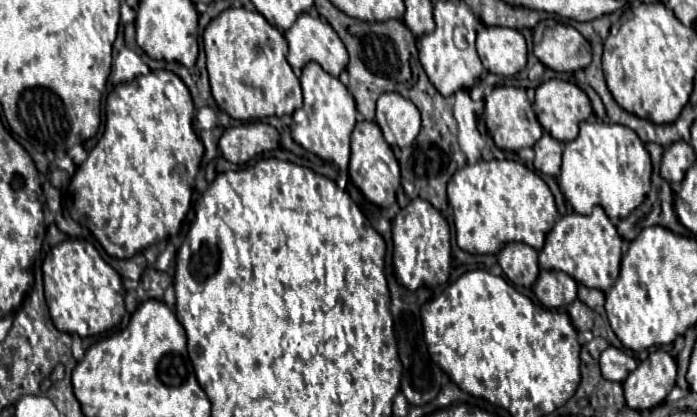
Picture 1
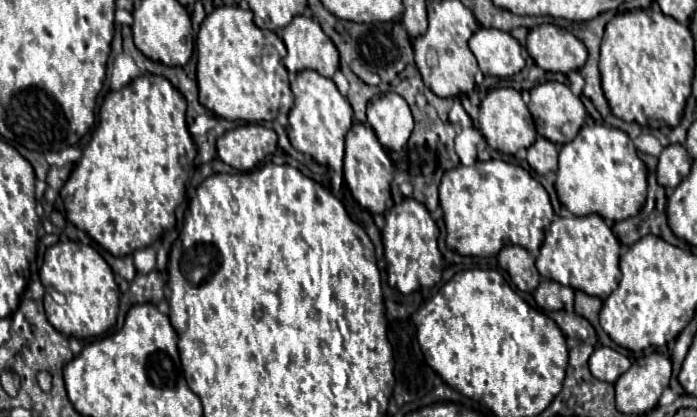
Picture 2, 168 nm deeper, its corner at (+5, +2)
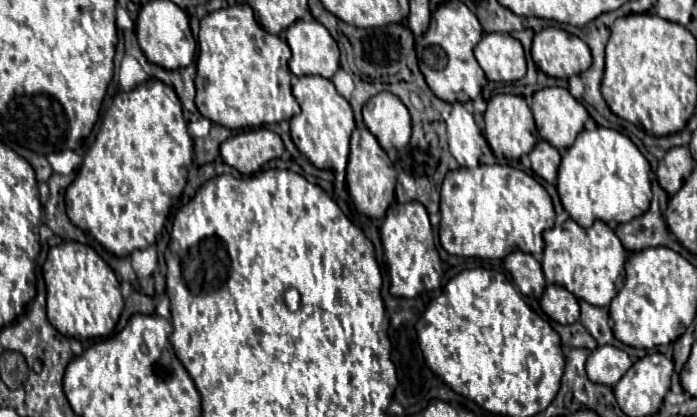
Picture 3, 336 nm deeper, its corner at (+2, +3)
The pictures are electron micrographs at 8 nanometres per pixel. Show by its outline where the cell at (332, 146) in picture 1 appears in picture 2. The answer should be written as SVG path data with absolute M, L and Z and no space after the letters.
M314 70L300 72L292 82L292 92L296 96L296 104L288 114L286 128L292 146L304 154L310 154L318 164L330 166L340 174L343 169L344 138L352 126L352 106L330 78Z

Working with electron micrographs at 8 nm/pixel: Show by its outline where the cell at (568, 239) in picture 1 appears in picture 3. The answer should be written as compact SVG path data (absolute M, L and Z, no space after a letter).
M567 219L563 225L545 231L543 241L545 251L541 265L547 283L559 285L573 293L575 297L597 307L609 305L615 293L619 293L619 289L623 287L625 281L623 265L627 251L623 249L617 235L603 221L595 221L589 229L583 229L573 219Z

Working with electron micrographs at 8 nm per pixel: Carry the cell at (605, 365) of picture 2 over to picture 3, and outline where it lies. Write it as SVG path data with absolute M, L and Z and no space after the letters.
M603 345L597 347L589 359L587 359L587 377L593 383L613 387L623 373L631 367L631 359L625 351L613 347L613 345Z

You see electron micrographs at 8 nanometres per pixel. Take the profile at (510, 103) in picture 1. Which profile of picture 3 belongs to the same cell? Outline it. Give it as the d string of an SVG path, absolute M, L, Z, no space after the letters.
M495 95L487 103L485 111L485 137L489 141L489 147L493 149L495 157L503 159L519 159L521 155L529 153L535 143L539 141L539 133L533 121L533 115L525 103L523 97L517 95Z

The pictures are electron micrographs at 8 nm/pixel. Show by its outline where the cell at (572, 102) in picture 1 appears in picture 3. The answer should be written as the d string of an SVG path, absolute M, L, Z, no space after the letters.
M563 87L539 89L531 101L531 113L541 139L559 151L575 143L575 137L589 119L585 107Z

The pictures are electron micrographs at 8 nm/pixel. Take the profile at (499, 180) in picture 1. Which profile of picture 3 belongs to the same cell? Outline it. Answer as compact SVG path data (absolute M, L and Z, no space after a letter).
M479 165L475 169L449 171L441 187L441 223L439 241L443 249L457 257L481 257L503 259L507 253L521 249L523 253L543 253L543 231L555 225L556 213L549 193L525 171L509 165Z

